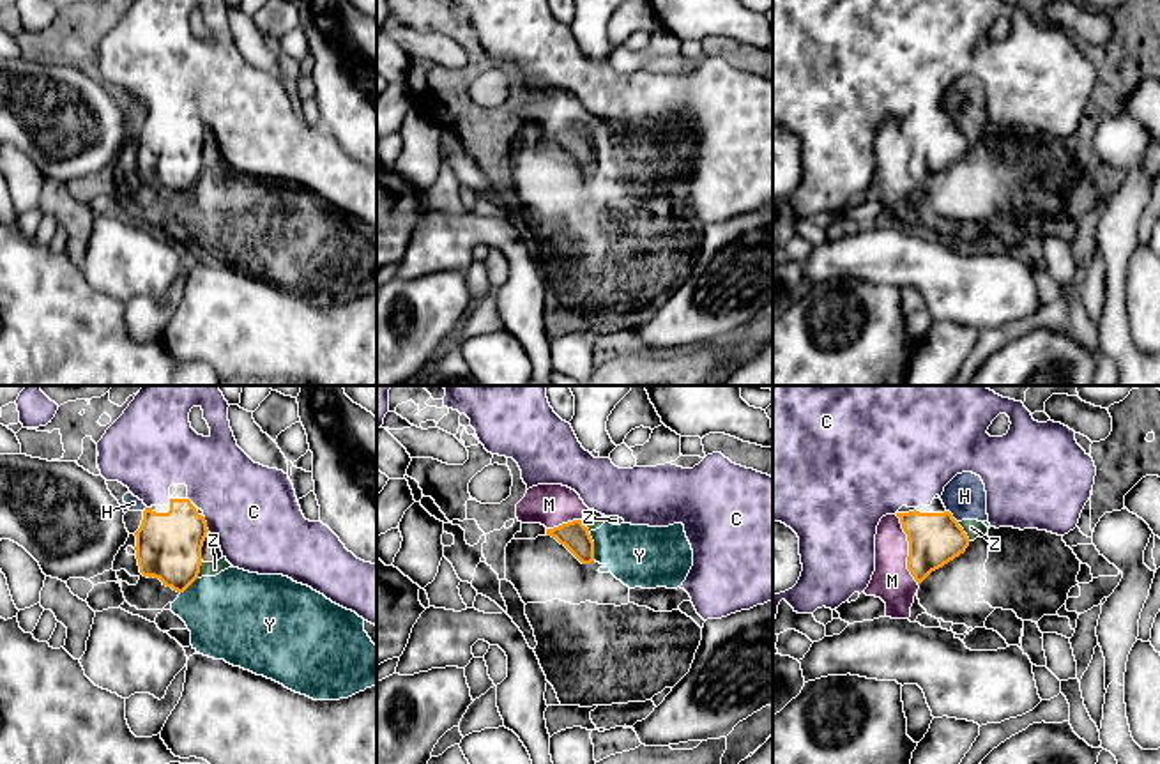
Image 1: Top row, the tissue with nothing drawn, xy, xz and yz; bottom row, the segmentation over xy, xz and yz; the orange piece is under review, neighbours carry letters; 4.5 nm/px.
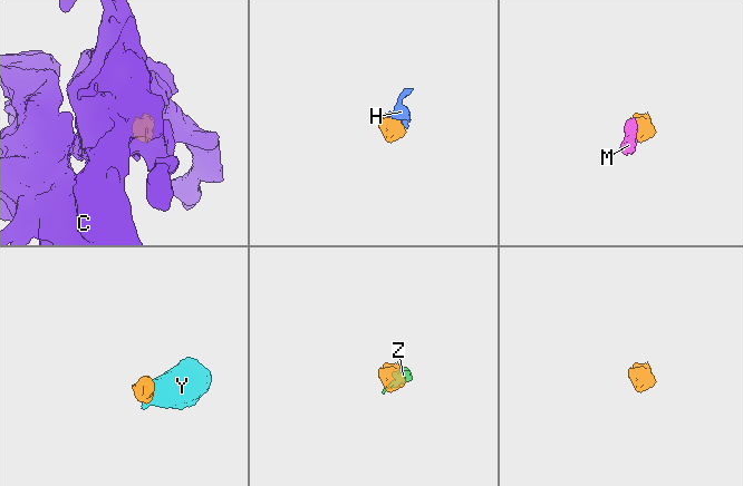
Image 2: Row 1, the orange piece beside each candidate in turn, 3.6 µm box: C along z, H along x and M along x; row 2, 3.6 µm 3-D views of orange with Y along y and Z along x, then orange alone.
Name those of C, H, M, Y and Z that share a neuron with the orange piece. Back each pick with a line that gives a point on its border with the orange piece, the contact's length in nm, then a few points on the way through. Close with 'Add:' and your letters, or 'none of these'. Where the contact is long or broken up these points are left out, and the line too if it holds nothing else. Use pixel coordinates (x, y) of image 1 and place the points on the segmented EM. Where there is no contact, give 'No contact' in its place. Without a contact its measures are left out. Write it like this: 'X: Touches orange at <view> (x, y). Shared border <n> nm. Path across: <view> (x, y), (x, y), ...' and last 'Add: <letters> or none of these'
C: Touches orange at xy (206, 524). Shared border 80 nm
Add: C

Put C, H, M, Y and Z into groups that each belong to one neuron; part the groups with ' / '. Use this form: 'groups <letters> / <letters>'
groups C / H M Y Z

